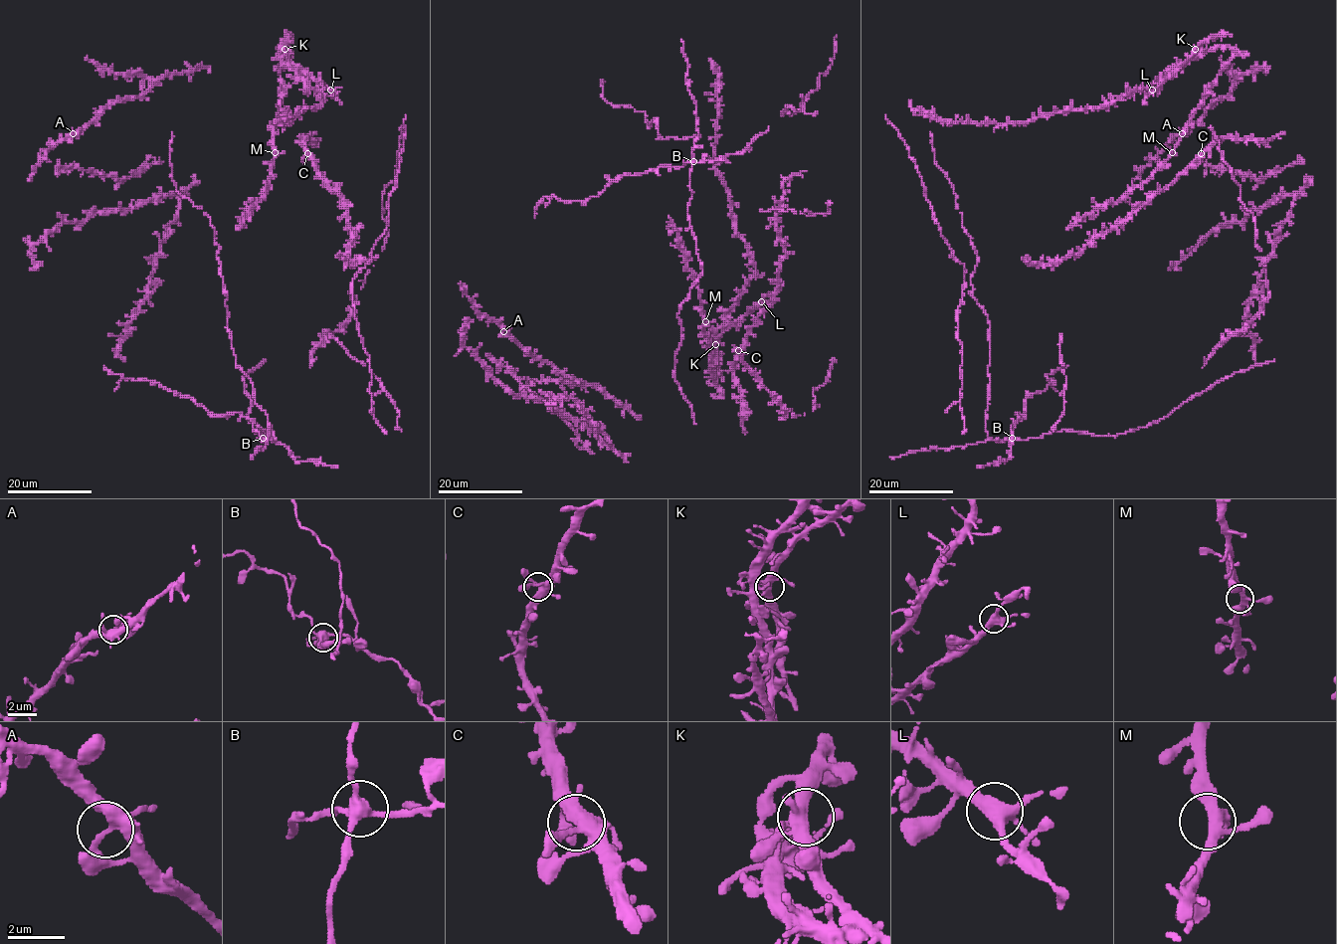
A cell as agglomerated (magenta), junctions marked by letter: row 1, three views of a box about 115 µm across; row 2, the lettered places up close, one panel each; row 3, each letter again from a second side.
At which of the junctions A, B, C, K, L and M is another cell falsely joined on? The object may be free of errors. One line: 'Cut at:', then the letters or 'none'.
Cut at: B

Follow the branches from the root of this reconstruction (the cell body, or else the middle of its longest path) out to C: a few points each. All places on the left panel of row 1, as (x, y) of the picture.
C: (347, 212), (343, 199), (327, 187), (307, 153)

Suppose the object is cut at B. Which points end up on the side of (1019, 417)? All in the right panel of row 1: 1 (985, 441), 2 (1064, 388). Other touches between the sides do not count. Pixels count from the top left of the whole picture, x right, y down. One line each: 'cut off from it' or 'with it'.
1: cut off from it
2: cut off from it

